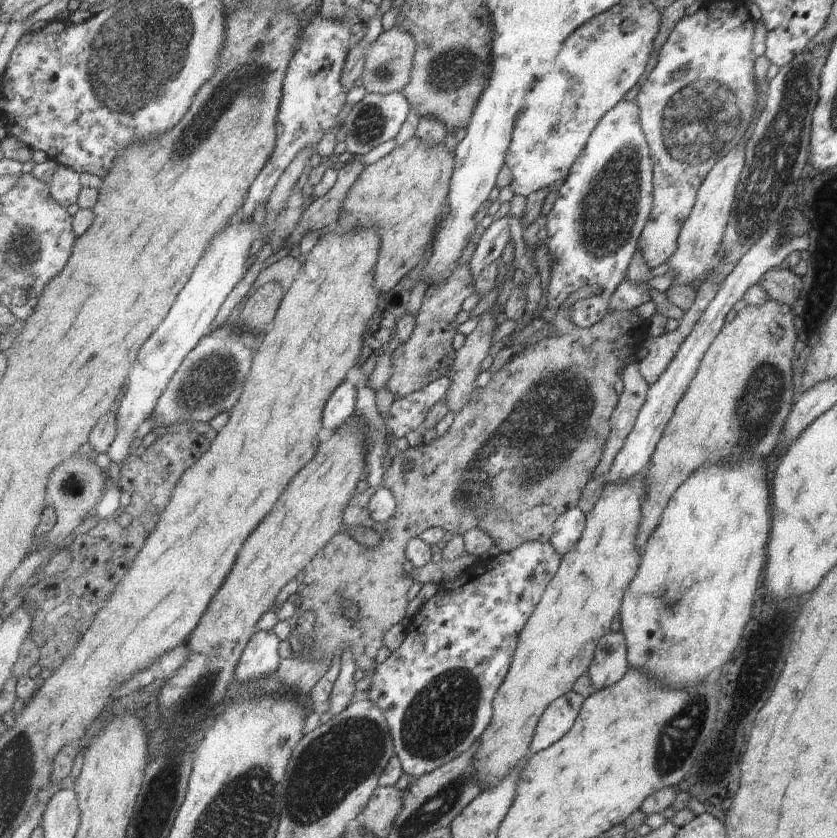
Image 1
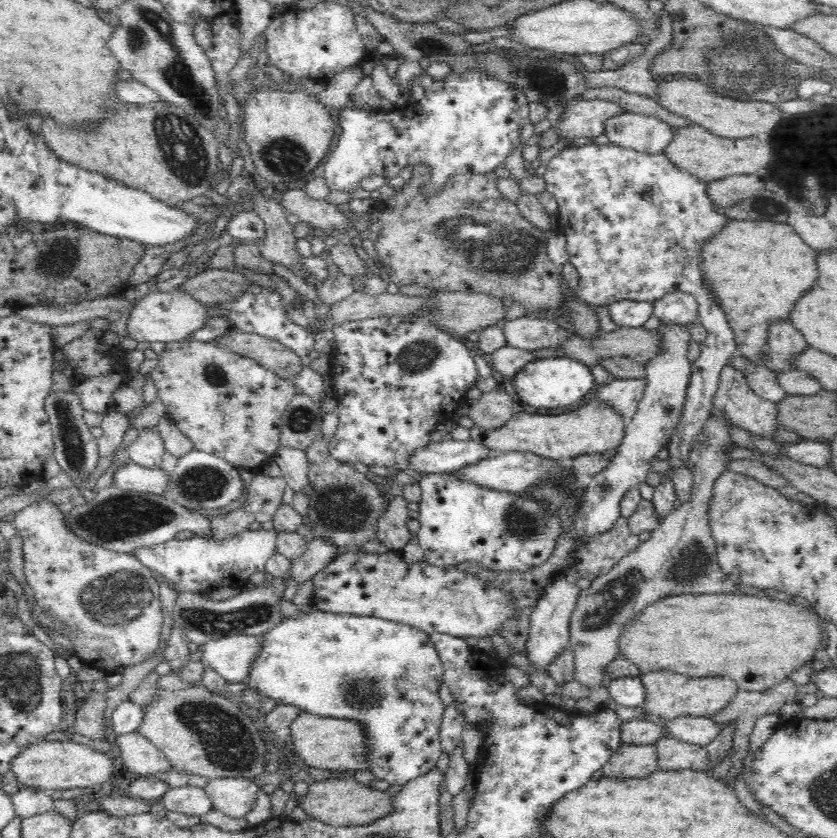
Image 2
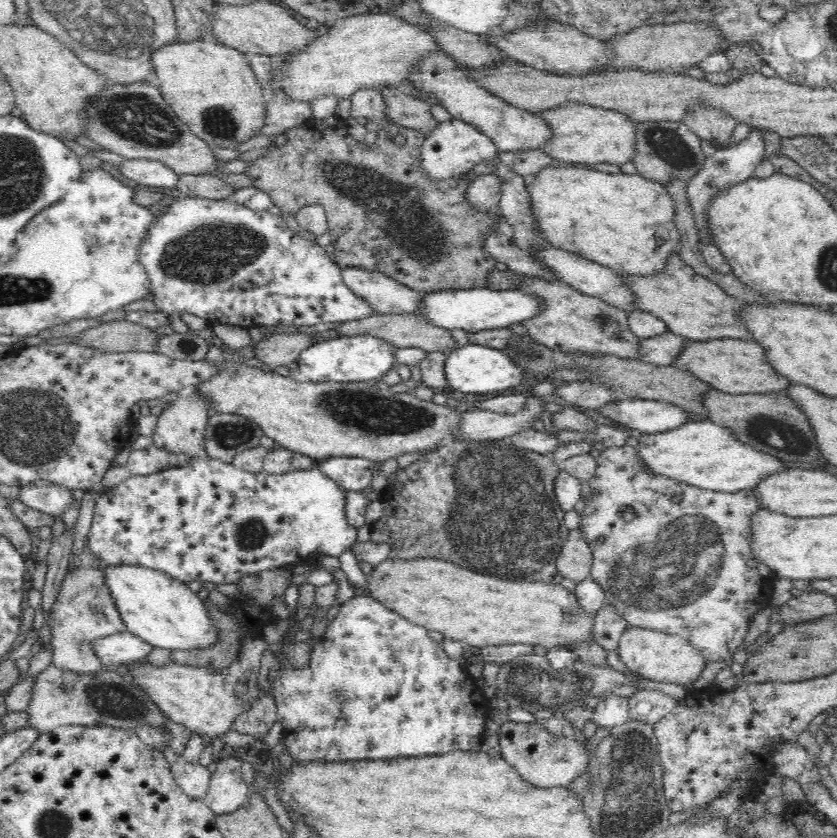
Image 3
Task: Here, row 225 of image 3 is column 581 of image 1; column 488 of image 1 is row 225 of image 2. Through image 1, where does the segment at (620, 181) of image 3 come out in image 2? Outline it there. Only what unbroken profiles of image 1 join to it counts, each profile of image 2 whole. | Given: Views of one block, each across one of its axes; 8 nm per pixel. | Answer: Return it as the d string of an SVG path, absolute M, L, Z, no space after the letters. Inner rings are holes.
M732 221L718 236L712 238L703 248L703 271L713 287L720 305L728 315L730 326L736 333L737 354L747 358L753 366L766 365L764 356L768 353L768 340L772 324L776 321L791 322L796 302L802 300L820 278L819 254L786 223L771 221Z

